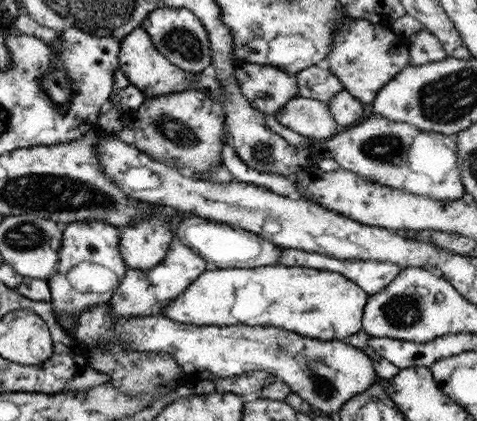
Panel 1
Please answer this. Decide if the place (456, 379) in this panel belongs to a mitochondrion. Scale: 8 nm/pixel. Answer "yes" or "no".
no

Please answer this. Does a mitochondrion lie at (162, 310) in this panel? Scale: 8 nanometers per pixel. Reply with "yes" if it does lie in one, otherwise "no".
no

